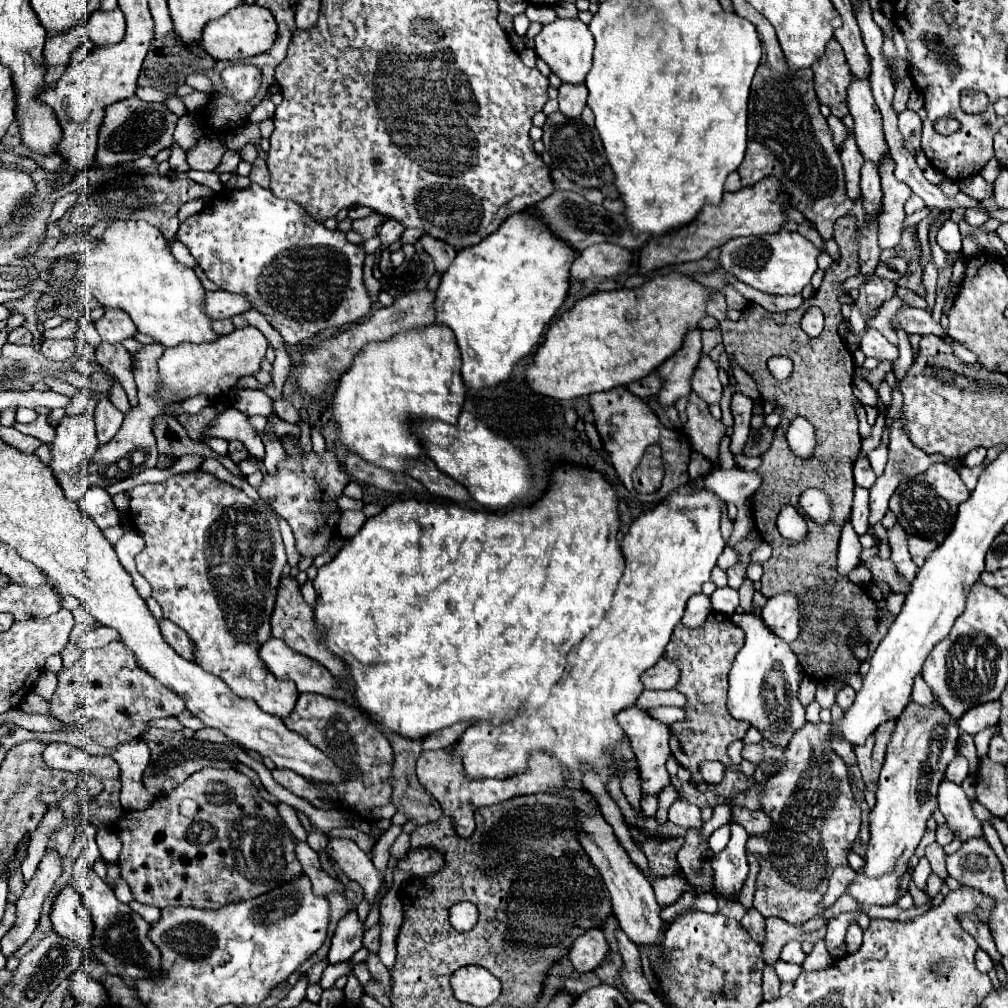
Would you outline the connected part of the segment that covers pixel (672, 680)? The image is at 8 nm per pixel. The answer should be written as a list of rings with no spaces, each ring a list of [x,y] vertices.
[[[660,658],[656,666],[642,674],[642,682],[646,690],[670,690],[676,688],[680,680],[680,668],[676,668],[674,660]]]

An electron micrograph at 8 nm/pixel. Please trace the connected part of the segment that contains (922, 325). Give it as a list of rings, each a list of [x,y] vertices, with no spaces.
[[[906,308],[906,310],[900,310],[898,316],[894,318],[892,322],[894,328],[904,328],[908,334],[920,334],[920,336],[926,336],[926,334],[936,334],[936,336],[946,336],[946,332],[942,330],[940,324],[936,324],[932,320],[932,316],[926,312],[926,310],[920,310],[920,308]]]

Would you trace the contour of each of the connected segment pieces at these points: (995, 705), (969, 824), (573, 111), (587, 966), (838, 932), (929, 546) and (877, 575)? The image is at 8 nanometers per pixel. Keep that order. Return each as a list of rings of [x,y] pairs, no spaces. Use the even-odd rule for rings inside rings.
[[[994,700],[992,704],[980,704],[962,716],[958,720],[958,726],[960,726],[960,730],[964,730],[968,734],[978,734],[984,728],[1000,724],[1000,708],[1002,708],[1000,700]]]
[[[942,778],[936,798],[938,798],[938,810],[944,814],[946,824],[952,828],[952,832],[960,840],[966,842],[970,838],[984,836],[982,834],[982,824],[972,814],[970,802],[968,802],[964,790],[958,784],[952,784],[946,778]]]
[[[562,84],[558,88],[558,102],[560,102],[560,112],[568,118],[580,118],[582,110],[586,108],[586,96],[588,90],[584,84],[572,86],[572,84]]]
[[[592,928],[592,932],[586,932],[584,936],[574,940],[568,958],[578,972],[588,972],[600,966],[608,950],[610,946],[606,932],[602,928]]]
[[[858,912],[841,913],[838,917],[829,921],[825,936],[826,947],[829,953],[844,942],[847,926],[855,921],[863,931],[870,925],[870,918],[866,915],[858,914]]]
[[[910,536],[908,538],[908,548],[910,548],[910,554],[912,554],[912,562],[920,568],[926,562],[928,554],[932,550],[936,550],[936,544],[932,540],[920,540],[916,536]]]
[[[879,556],[872,557],[872,560],[864,562],[872,570],[872,582],[886,582],[892,592],[898,594],[908,594],[906,588],[910,588],[910,582],[906,583],[905,579],[897,572],[891,560],[882,560]]]

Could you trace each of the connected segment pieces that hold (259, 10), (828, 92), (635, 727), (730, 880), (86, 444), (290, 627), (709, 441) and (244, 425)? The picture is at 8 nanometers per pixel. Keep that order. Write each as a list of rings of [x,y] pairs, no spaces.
[[[236,6],[234,10],[230,10],[228,14],[224,14],[222,18],[216,18],[212,22],[208,22],[202,30],[202,38],[200,38],[200,46],[216,60],[242,60],[248,56],[256,56],[266,52],[276,40],[276,20],[274,16],[264,10],[262,6]]]
[[[834,38],[828,42],[824,56],[812,66],[812,70],[818,100],[828,104],[834,116],[844,118],[848,114],[846,88],[850,84],[850,68],[840,44]]]
[[[630,706],[630,708],[624,708],[616,714],[616,720],[618,724],[622,726],[624,734],[628,736],[630,744],[632,744],[632,750],[638,758],[638,770],[642,774],[642,792],[650,792],[650,794],[658,794],[668,782],[670,782],[670,774],[666,770],[666,760],[668,756],[672,754],[670,752],[670,746],[668,746],[668,740],[670,740],[670,726],[668,724],[662,724],[660,720],[656,720],[654,716],[650,716],[646,710],[642,708],[636,708],[636,706]]]
[[[732,822],[732,838],[728,846],[720,854],[714,854],[712,858],[714,892],[724,898],[736,894],[748,876],[746,842],[748,832],[744,830],[744,826]]]
[[[90,398],[86,410],[76,416],[64,416],[56,428],[56,438],[50,444],[50,468],[54,474],[78,474],[86,460],[100,448],[94,426],[96,400]]]
[[[286,576],[280,580],[278,584],[278,594],[276,594],[276,606],[274,606],[274,612],[272,612],[272,636],[284,640],[292,650],[304,654],[304,656],[310,656],[314,660],[318,660],[320,664],[324,664],[332,676],[336,680],[346,680],[348,672],[346,672],[346,666],[340,658],[332,656],[320,642],[318,642],[318,628],[314,626],[314,614],[312,614],[312,608],[306,604],[306,600],[302,598],[300,594],[300,584],[296,582],[296,578],[292,576]]]
[[[694,392],[688,398],[688,422],[684,426],[684,434],[688,436],[692,448],[702,454],[708,462],[718,466],[720,456],[720,440],[726,434],[726,426],[720,420],[714,420],[708,412],[708,404],[700,400]]]
[[[228,408],[224,414],[220,414],[214,420],[214,424],[210,424],[210,432],[206,434],[206,438],[208,436],[218,436],[224,440],[240,440],[248,448],[250,456],[254,458],[264,456],[264,442],[250,424],[250,416],[244,416],[244,412],[236,408]]]

